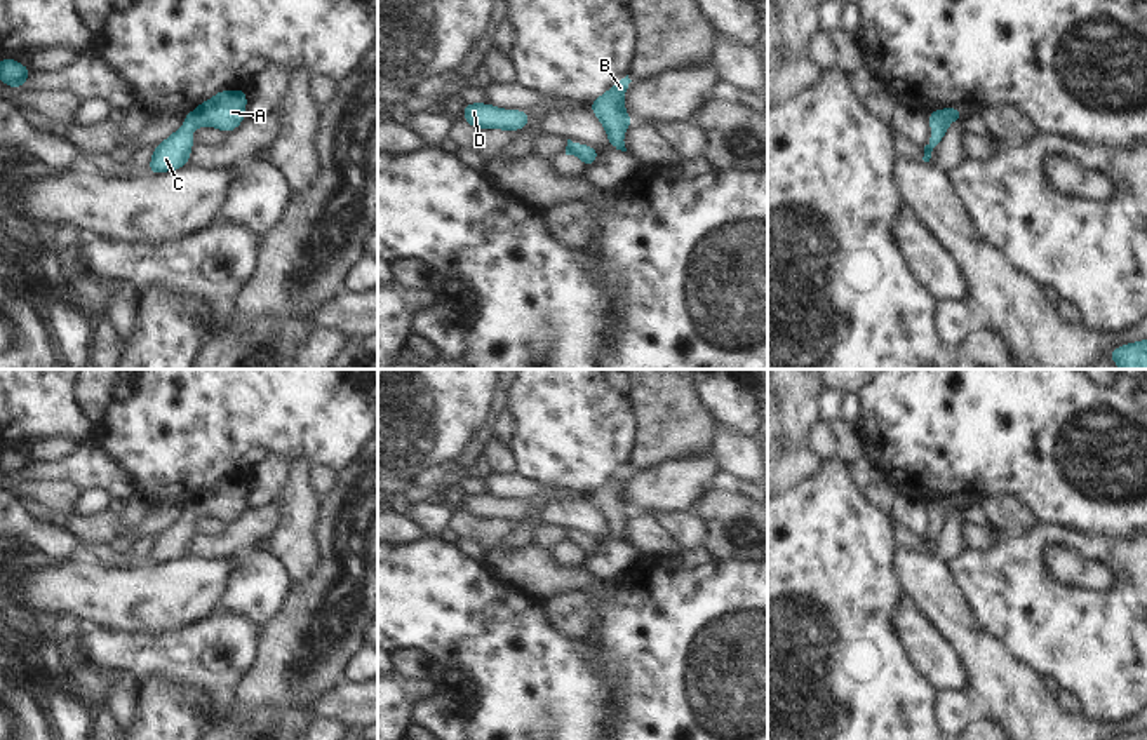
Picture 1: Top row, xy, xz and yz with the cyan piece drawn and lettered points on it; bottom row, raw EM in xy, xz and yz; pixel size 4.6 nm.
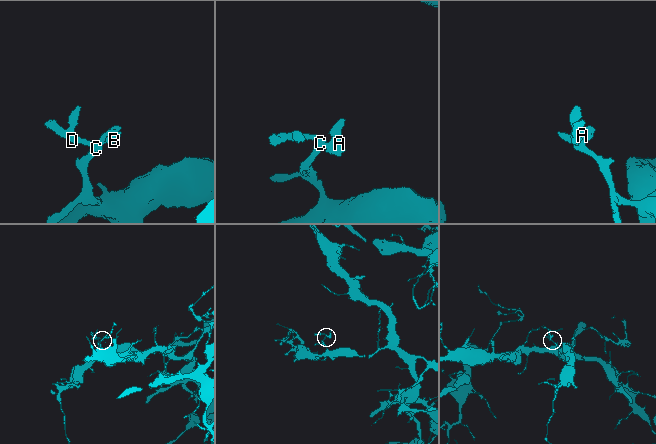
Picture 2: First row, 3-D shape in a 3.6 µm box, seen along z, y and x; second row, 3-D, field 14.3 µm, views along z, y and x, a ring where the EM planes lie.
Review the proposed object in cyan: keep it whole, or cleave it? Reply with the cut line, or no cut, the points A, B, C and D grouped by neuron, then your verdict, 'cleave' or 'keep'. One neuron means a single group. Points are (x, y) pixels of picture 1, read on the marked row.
no cut | A B C D | keep

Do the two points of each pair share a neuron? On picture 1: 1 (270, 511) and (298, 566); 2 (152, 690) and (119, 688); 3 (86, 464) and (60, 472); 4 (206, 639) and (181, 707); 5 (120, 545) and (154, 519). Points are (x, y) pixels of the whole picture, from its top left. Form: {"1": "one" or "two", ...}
{"1": "two", "2": "two", "3": "one", "4": "two", "5": "one"}

